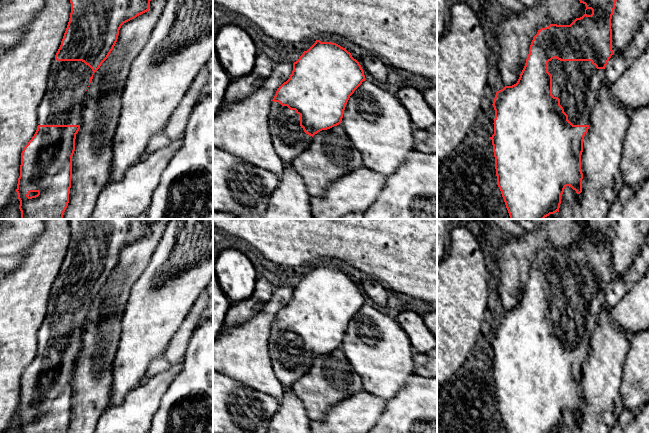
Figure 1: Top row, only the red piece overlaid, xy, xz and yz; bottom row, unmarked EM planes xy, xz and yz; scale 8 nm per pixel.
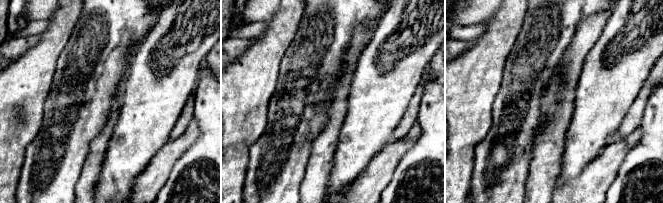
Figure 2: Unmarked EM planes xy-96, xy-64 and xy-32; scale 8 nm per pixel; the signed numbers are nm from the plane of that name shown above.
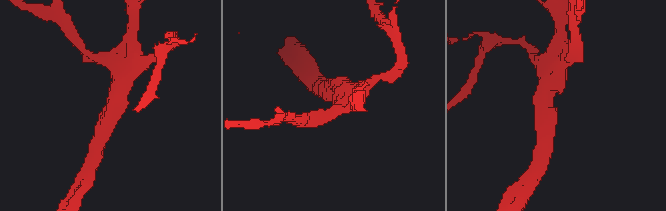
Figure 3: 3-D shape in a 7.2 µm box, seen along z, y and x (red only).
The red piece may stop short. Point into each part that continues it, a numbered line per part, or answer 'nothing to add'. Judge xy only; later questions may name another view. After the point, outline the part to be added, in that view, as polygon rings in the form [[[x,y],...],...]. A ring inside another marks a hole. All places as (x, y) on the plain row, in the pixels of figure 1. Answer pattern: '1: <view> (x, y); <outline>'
1: xy (67, 307); [[[54,281],[47,314],[37,333],[38,349],[80,349],[82,326],[92,298],[82,285],[57,285]]]

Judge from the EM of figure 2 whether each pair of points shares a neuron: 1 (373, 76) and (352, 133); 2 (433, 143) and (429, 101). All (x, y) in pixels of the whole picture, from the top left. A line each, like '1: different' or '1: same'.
1: same
2: same

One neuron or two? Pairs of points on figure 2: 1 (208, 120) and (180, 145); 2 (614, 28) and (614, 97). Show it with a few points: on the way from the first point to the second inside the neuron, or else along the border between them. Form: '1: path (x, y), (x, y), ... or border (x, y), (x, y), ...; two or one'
1: border (194, 117), (198, 124), (200, 135), (188, 149); two
2: path (602, 45), (597, 55), (597, 67), (608, 80); one

